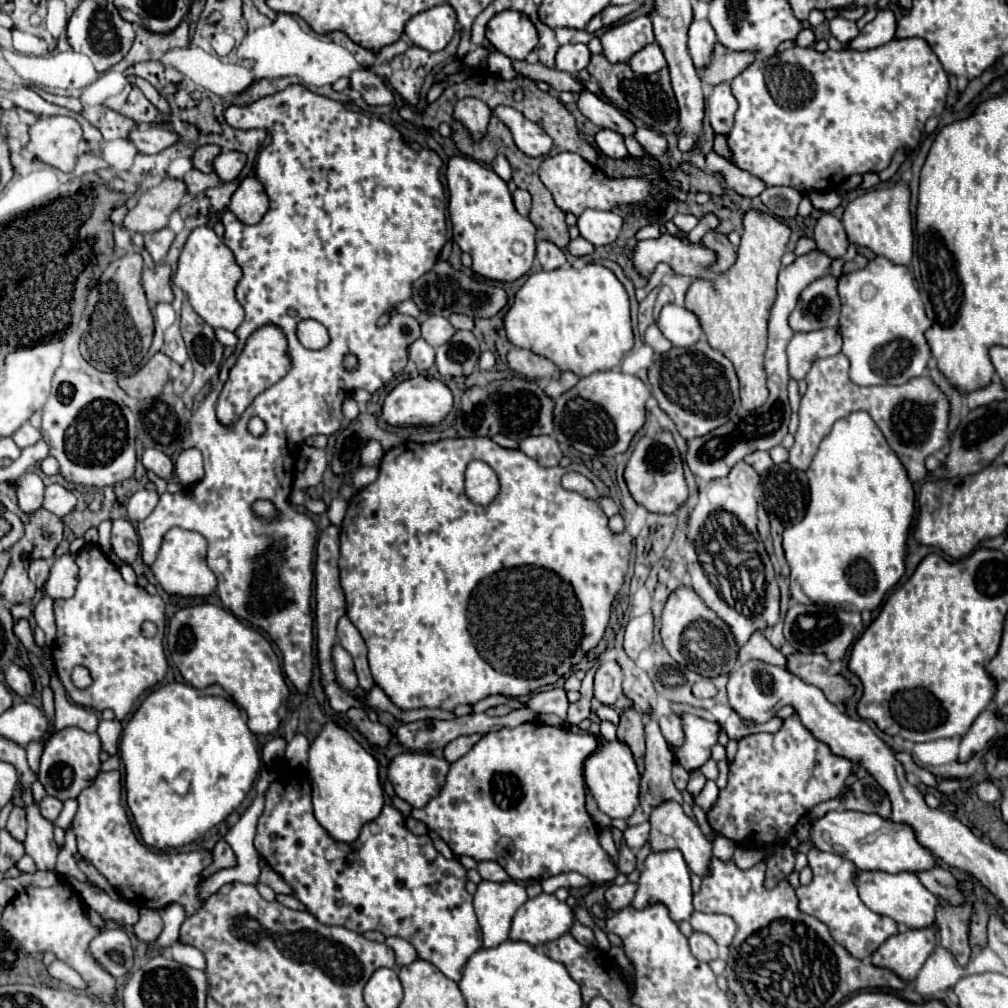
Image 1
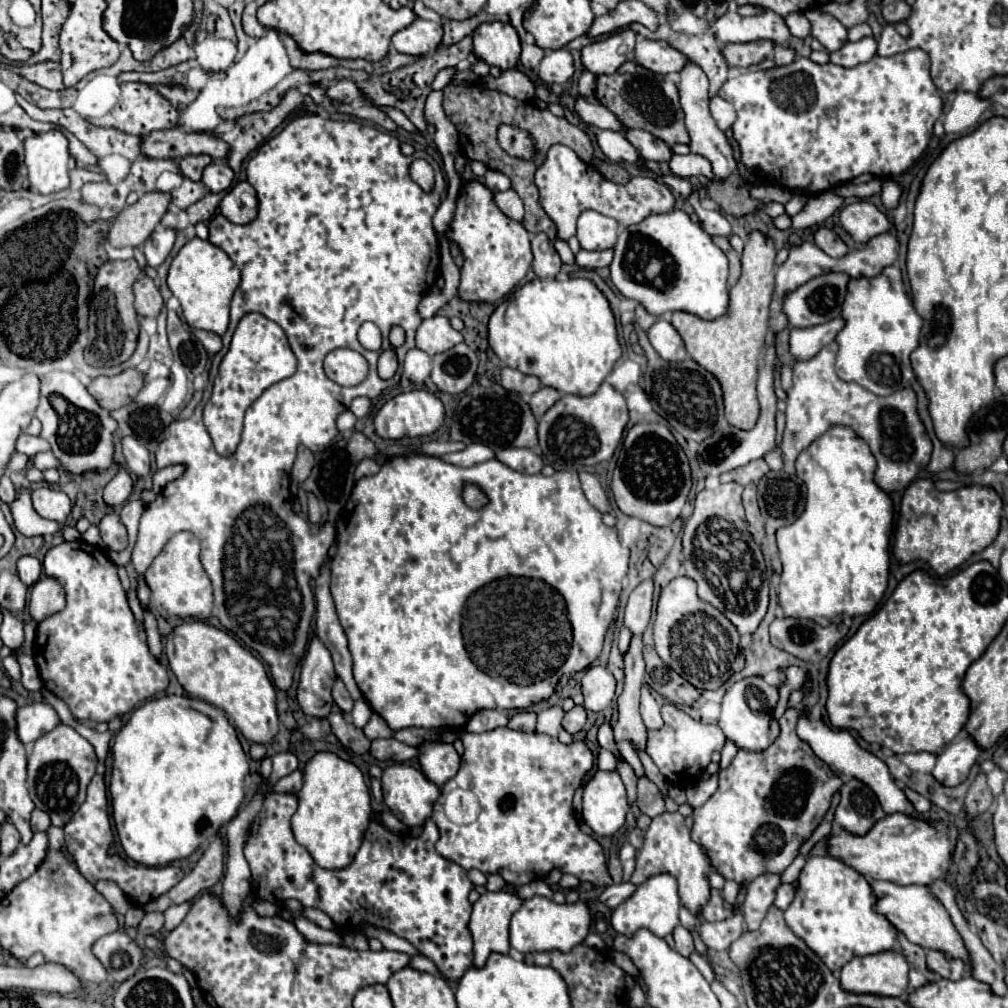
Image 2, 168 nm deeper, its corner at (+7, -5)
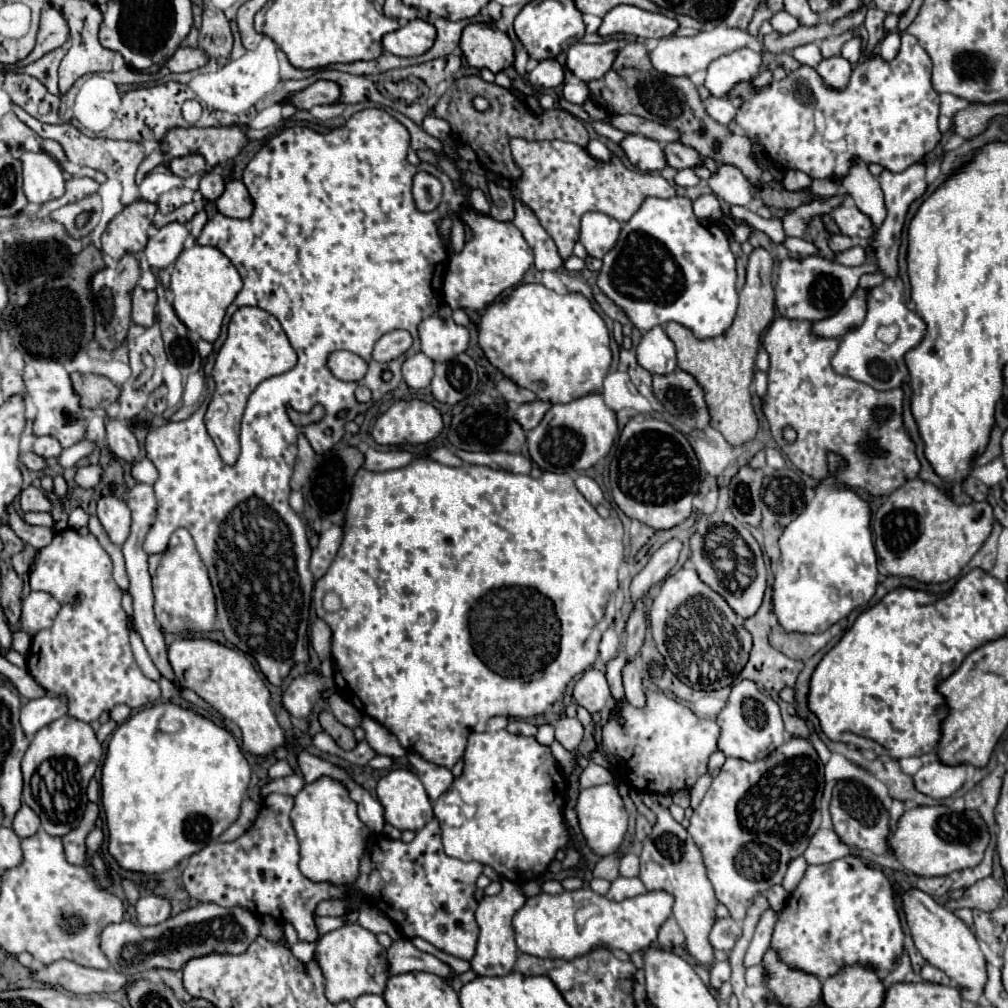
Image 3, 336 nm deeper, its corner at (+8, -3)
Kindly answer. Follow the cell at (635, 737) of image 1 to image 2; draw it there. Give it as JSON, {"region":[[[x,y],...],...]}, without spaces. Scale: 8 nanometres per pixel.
{"region":[[[619,757],[617,759],[617,771],[619,771],[619,775],[621,775],[621,779],[623,779],[625,787],[627,787],[629,801],[635,801],[635,795],[637,795],[637,775],[635,775],[633,767]]]}

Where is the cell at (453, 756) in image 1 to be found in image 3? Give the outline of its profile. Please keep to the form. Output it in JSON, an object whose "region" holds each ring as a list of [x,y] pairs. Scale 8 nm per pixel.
{"region":[[[408,753],[408,761],[412,765],[412,769],[416,769],[416,775],[420,777],[422,785],[426,787],[426,793],[430,797],[430,801],[434,803],[442,793],[446,793],[454,781],[450,769],[434,765],[430,761],[424,761],[418,753]]]}

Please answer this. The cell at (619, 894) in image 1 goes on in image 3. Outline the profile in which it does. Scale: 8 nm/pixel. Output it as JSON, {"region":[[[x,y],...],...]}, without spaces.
{"region":[[[618,877],[612,881],[612,887],[606,893],[606,897],[612,901],[624,901],[628,897],[636,897],[642,893],[646,893],[646,887],[638,877]]]}

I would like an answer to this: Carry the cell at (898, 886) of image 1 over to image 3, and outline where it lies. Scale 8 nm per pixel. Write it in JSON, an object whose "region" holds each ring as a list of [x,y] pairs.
{"region":[[[912,889],[904,893],[902,901],[904,901],[904,913],[908,919],[908,927],[912,931],[912,939],[920,955],[930,965],[942,969],[958,985],[964,1001],[978,1003],[984,993],[988,973],[986,973],[986,957],[980,951],[980,945],[974,933],[970,931],[970,927],[966,927],[962,919],[958,919],[952,911],[938,905],[930,895],[926,895],[920,889]]]}

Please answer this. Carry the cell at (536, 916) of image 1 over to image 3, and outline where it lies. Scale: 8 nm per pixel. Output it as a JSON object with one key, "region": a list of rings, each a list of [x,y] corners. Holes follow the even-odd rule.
{"region":[[[576,889],[564,891],[560,895],[540,893],[536,897],[526,899],[524,907],[514,915],[512,925],[516,933],[516,945],[522,953],[546,959],[566,959],[582,957],[590,953],[590,949],[622,949],[626,953],[634,953],[642,947],[648,947],[656,941],[658,929],[672,915],[672,895],[666,891],[648,891],[644,895],[636,895],[624,901],[610,901],[604,895],[594,893],[592,889]],[[586,905],[598,905],[602,909],[600,915],[590,917],[582,929],[576,929],[574,915],[578,909]]]}

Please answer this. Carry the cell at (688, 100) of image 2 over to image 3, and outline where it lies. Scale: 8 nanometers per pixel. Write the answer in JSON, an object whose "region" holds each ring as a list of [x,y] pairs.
{"region":[[[732,165],[718,167],[718,173],[708,179],[710,189],[728,205],[748,205],[752,201],[752,189],[746,177]]]}

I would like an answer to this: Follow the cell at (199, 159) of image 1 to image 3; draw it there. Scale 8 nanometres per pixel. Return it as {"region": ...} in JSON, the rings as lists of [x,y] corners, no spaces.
{"region":[[[190,155],[190,157],[178,157],[178,159],[172,159],[168,163],[170,171],[178,177],[190,177],[190,175],[202,175],[206,171],[206,161],[198,155]]]}

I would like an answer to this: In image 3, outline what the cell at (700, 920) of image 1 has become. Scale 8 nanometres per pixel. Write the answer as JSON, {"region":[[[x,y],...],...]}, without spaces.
{"region":[[[726,917],[726,919],[718,919],[712,927],[712,933],[710,933],[710,943],[714,949],[718,951],[730,951],[738,937],[742,935],[742,923]]]}

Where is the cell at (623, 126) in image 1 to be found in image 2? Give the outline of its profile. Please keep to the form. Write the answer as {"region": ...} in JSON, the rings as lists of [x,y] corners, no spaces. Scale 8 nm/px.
{"region":[[[625,129],[623,135],[639,151],[639,155],[643,159],[647,159],[647,161],[669,161],[669,157],[671,157],[669,145],[665,141],[653,137],[651,133],[647,133],[643,129]]]}

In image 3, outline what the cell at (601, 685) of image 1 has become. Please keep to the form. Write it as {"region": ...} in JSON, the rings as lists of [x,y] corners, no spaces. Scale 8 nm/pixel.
{"region":[[[588,669],[574,685],[574,699],[590,713],[602,711],[610,699],[610,687],[606,675],[598,669]]]}

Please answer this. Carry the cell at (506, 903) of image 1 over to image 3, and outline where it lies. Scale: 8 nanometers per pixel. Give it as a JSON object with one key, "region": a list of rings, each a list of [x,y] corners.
{"region":[[[502,881],[502,891],[494,897],[484,897],[476,909],[476,921],[480,925],[480,937],[476,945],[476,955],[472,957],[470,965],[472,971],[480,977],[500,977],[514,969],[514,963],[518,959],[518,947],[514,943],[514,931],[512,931],[512,917],[514,913],[524,905],[526,897],[520,893],[520,889],[512,881]]]}

